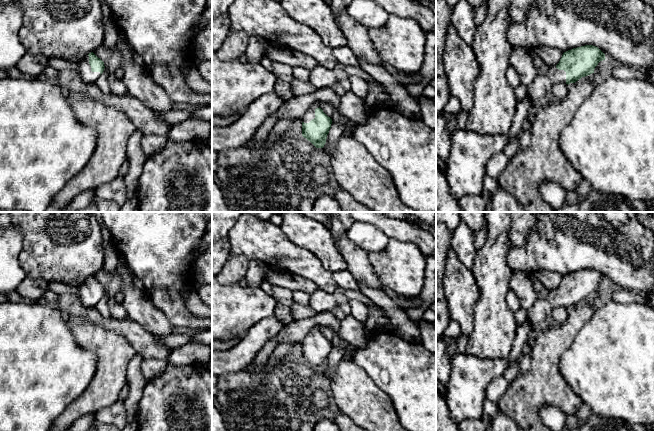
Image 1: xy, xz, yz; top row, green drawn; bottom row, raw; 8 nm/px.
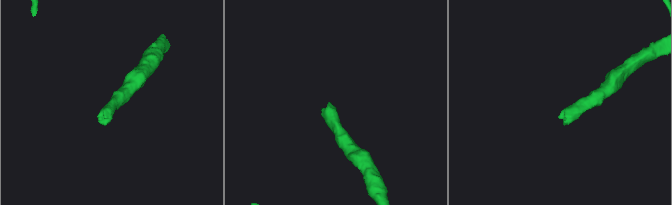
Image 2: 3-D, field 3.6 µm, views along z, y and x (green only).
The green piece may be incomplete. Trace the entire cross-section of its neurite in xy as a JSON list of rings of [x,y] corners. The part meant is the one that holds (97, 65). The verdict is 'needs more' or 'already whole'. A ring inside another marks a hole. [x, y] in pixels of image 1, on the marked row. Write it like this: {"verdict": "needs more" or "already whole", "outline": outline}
{"verdict": "needs more", "outline": [[[91,52],[79,63],[78,73],[85,83],[95,83],[104,68],[104,62]]]}

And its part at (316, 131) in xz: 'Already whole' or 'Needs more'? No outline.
Needs more

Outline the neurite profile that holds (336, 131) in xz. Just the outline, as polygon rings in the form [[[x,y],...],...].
[[[332,122],[331,128],[327,135],[326,143],[323,147],[330,157],[335,151],[335,144],[337,140],[341,138],[344,134],[345,133],[343,127],[339,123]]]

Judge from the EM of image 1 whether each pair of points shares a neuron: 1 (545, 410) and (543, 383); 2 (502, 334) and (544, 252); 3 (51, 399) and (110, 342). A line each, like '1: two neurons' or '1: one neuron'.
1: two neurons
2: two neurons
3: two neurons

